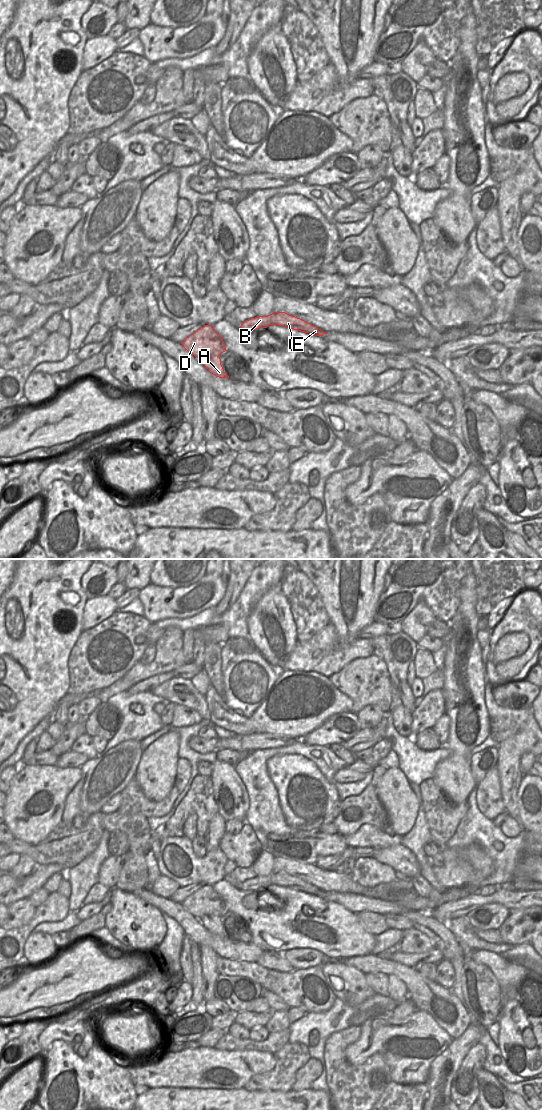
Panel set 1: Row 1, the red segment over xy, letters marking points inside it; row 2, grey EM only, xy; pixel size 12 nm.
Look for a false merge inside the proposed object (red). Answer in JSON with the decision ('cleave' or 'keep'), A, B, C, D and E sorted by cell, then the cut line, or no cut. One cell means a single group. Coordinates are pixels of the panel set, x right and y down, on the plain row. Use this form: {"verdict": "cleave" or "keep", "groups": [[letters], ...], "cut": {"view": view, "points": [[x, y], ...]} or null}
{"verdict": "cleave", "groups": [["A"], ["B", "C", "D", "E"]], "cut": {"view": "xy", "points": [[219, 914], [207, 914], [199, 918]]}}

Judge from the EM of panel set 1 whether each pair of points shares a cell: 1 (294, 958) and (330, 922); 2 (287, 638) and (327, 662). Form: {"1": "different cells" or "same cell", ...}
{"1": "different cells", "2": "different cells"}

